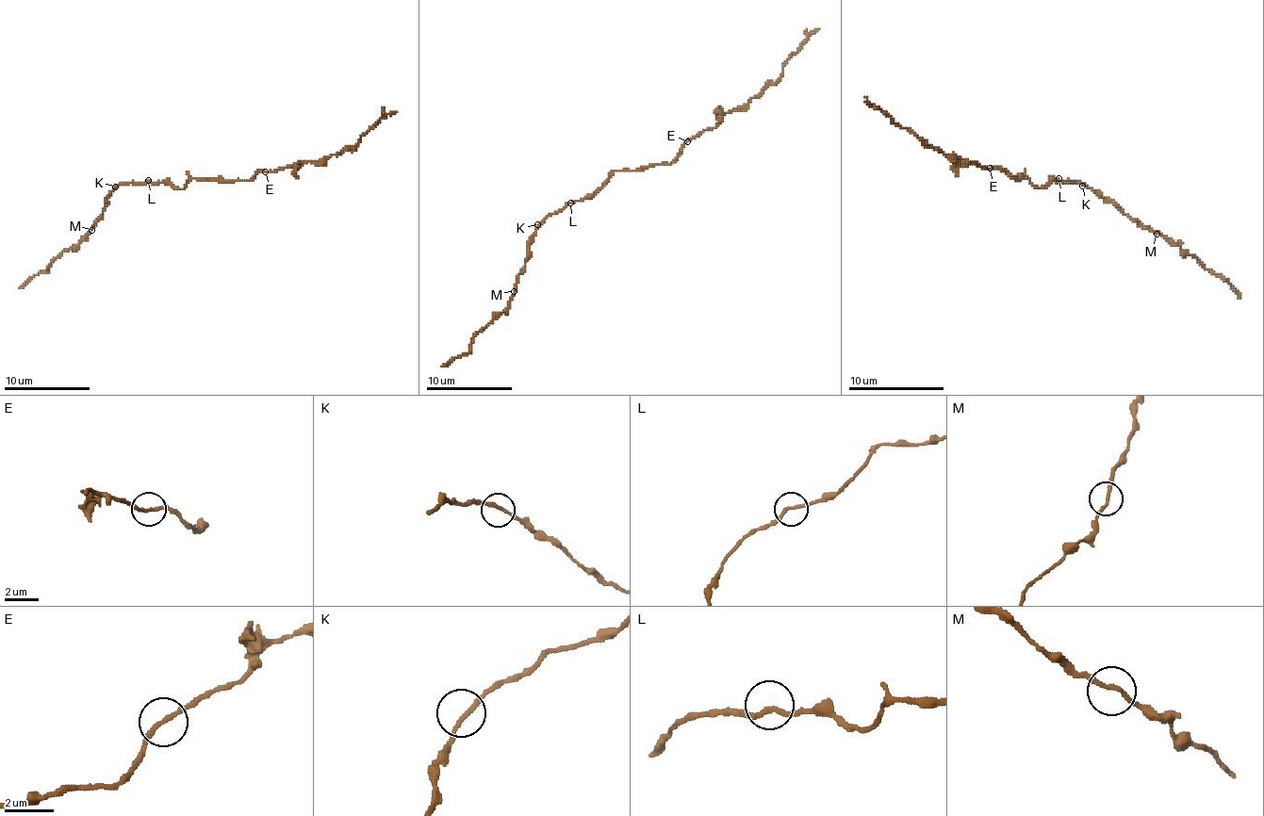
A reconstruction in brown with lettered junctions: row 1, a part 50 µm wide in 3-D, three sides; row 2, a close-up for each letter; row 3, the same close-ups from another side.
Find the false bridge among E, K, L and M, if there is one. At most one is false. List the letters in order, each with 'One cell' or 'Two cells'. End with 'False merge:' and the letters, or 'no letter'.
E: Two cells
K: One cell
L: One cell
M: One cell
False merge: E

